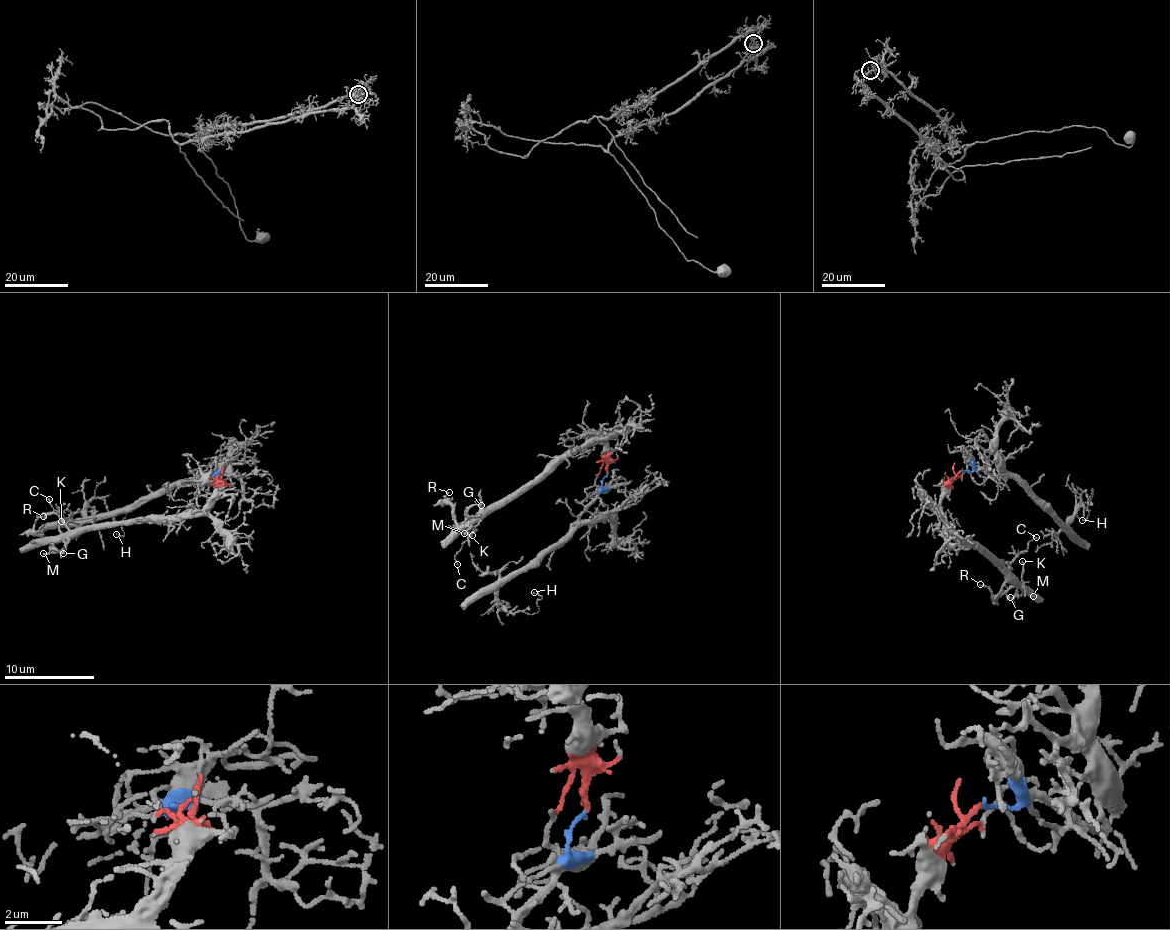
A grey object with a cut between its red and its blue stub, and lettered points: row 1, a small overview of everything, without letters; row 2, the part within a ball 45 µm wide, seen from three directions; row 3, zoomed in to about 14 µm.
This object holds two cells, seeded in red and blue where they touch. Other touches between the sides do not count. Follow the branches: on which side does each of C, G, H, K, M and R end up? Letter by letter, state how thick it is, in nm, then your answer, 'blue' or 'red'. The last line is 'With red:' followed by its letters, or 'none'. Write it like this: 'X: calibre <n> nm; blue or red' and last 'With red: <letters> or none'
C: calibre 90 nm; red
G: calibre 180 nm; red
H: calibre 110 nm; blue
K: calibre 130 nm; red
M: calibre 150 nm; red
R: calibre 140 nm; red
With red: C, G, K, M, R

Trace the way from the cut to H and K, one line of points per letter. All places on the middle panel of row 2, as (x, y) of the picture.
H: (606, 473), (593, 503), (569, 532), (504, 582), (496, 597), (500, 609), (536, 613), (542, 597), (534, 591)
K: (606, 473), (603, 441), (590, 441), (559, 457), (474, 523), (472, 535)

